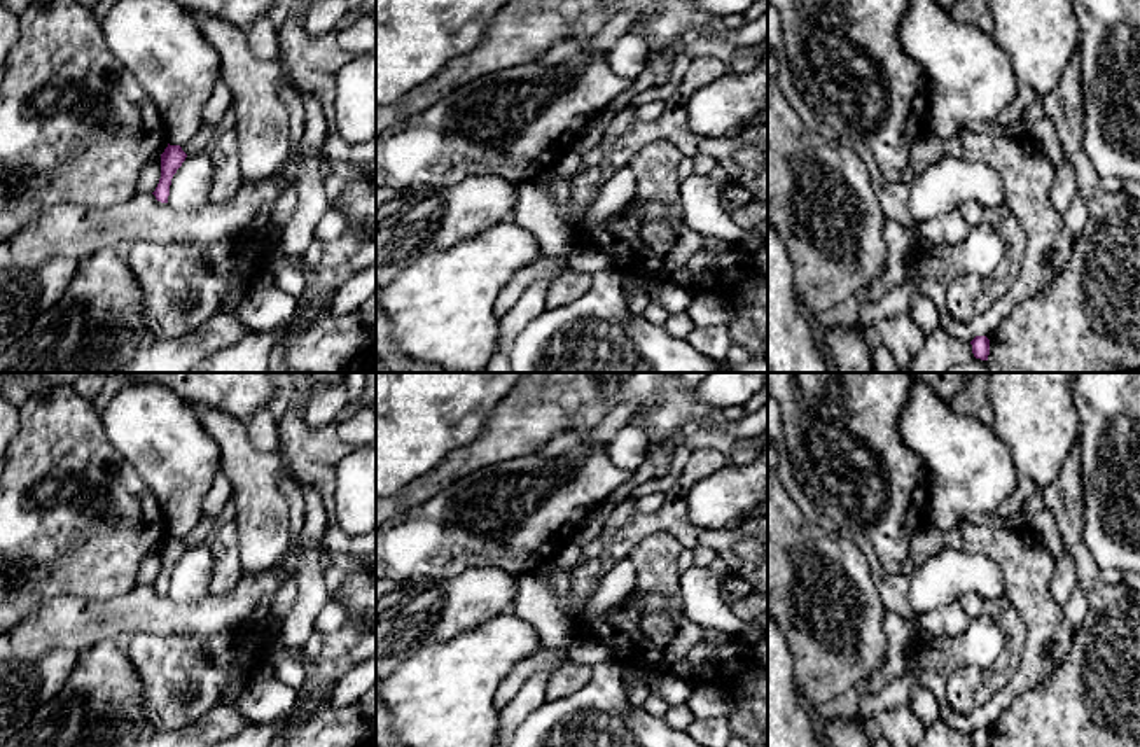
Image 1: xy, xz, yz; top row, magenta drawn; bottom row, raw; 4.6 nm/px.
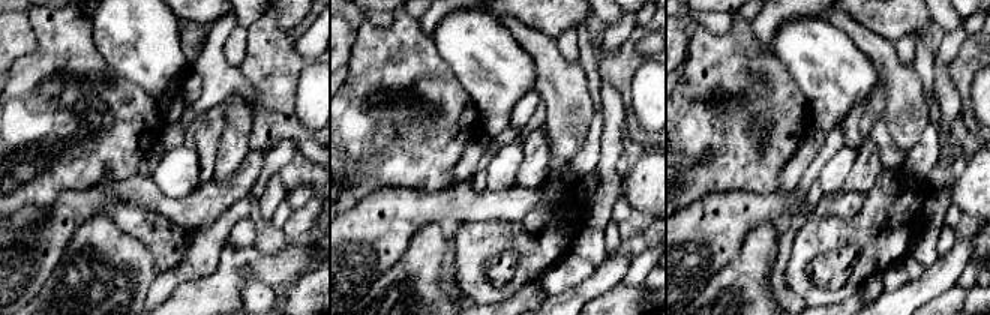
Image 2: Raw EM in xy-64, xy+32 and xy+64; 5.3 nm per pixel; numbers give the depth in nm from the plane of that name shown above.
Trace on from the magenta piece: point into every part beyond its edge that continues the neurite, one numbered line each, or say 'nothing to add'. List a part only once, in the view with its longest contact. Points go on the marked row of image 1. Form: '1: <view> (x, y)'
nothing to add

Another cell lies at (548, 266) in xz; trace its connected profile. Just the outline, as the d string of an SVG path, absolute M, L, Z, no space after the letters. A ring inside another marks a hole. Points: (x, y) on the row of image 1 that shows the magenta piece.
M542 257L519 269L498 292L495 317L502 318L521 297L523 290L537 278L556 276L567 269L567 257Z

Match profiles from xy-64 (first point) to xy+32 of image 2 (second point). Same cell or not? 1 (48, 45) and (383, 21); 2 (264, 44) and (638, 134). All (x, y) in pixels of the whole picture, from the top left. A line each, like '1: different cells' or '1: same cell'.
1: different cells
2: same cell

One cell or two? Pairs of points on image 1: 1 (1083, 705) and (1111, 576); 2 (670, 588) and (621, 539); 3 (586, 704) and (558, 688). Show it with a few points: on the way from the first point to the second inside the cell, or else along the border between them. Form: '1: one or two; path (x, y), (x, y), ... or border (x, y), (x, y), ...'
1: two; border (1100, 571), (1107, 583), (1121, 583)
2: two; border (670, 534), (647, 534), (626, 557)
3: two; border (593, 670), (581, 688), (546, 702)

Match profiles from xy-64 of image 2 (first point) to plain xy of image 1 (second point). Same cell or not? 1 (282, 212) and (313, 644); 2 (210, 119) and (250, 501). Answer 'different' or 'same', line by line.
1: same
2: different

